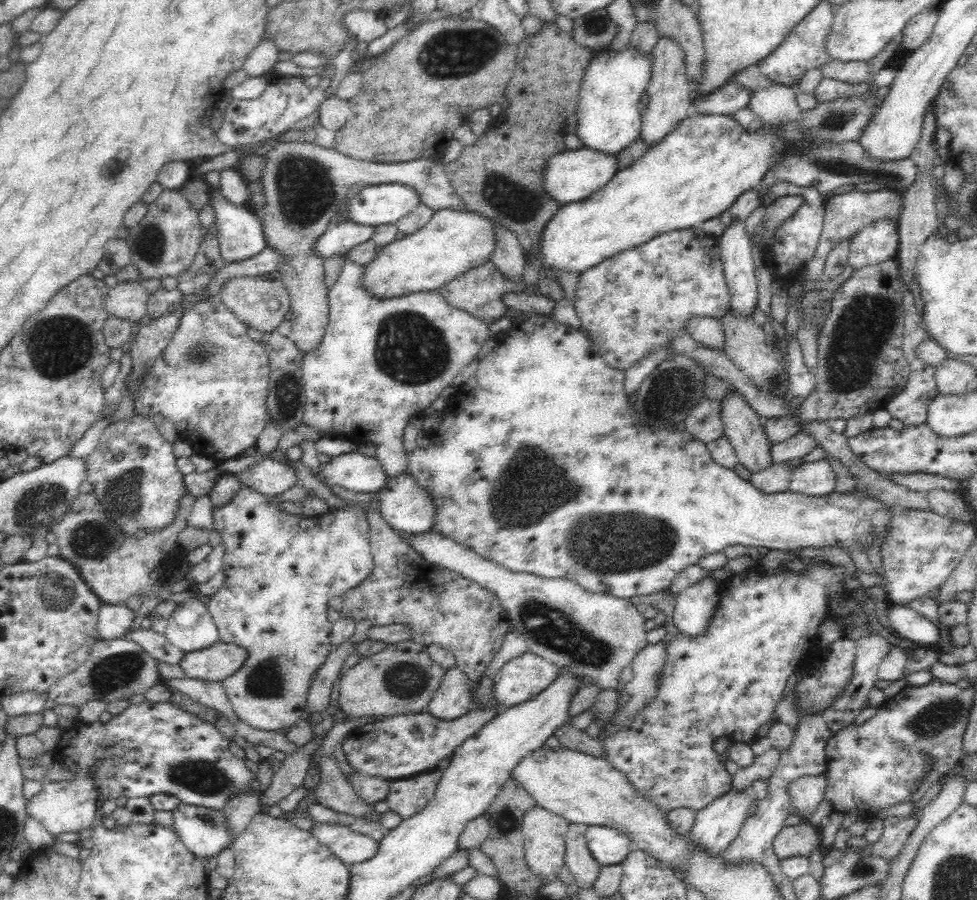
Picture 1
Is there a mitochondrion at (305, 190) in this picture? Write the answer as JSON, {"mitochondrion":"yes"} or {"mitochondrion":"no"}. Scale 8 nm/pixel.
{"mitochondrion":"yes"}

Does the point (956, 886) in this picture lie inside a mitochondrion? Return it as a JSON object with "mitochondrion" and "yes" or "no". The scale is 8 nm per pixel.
{"mitochondrion":"yes"}

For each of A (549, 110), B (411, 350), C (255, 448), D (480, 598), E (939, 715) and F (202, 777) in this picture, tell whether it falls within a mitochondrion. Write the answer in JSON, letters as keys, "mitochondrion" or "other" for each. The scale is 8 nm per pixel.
{"A":"mitochondrion","B":"mitochondrion","C":"other","D":"other","E":"mitochondrion","F":"mitochondrion"}

